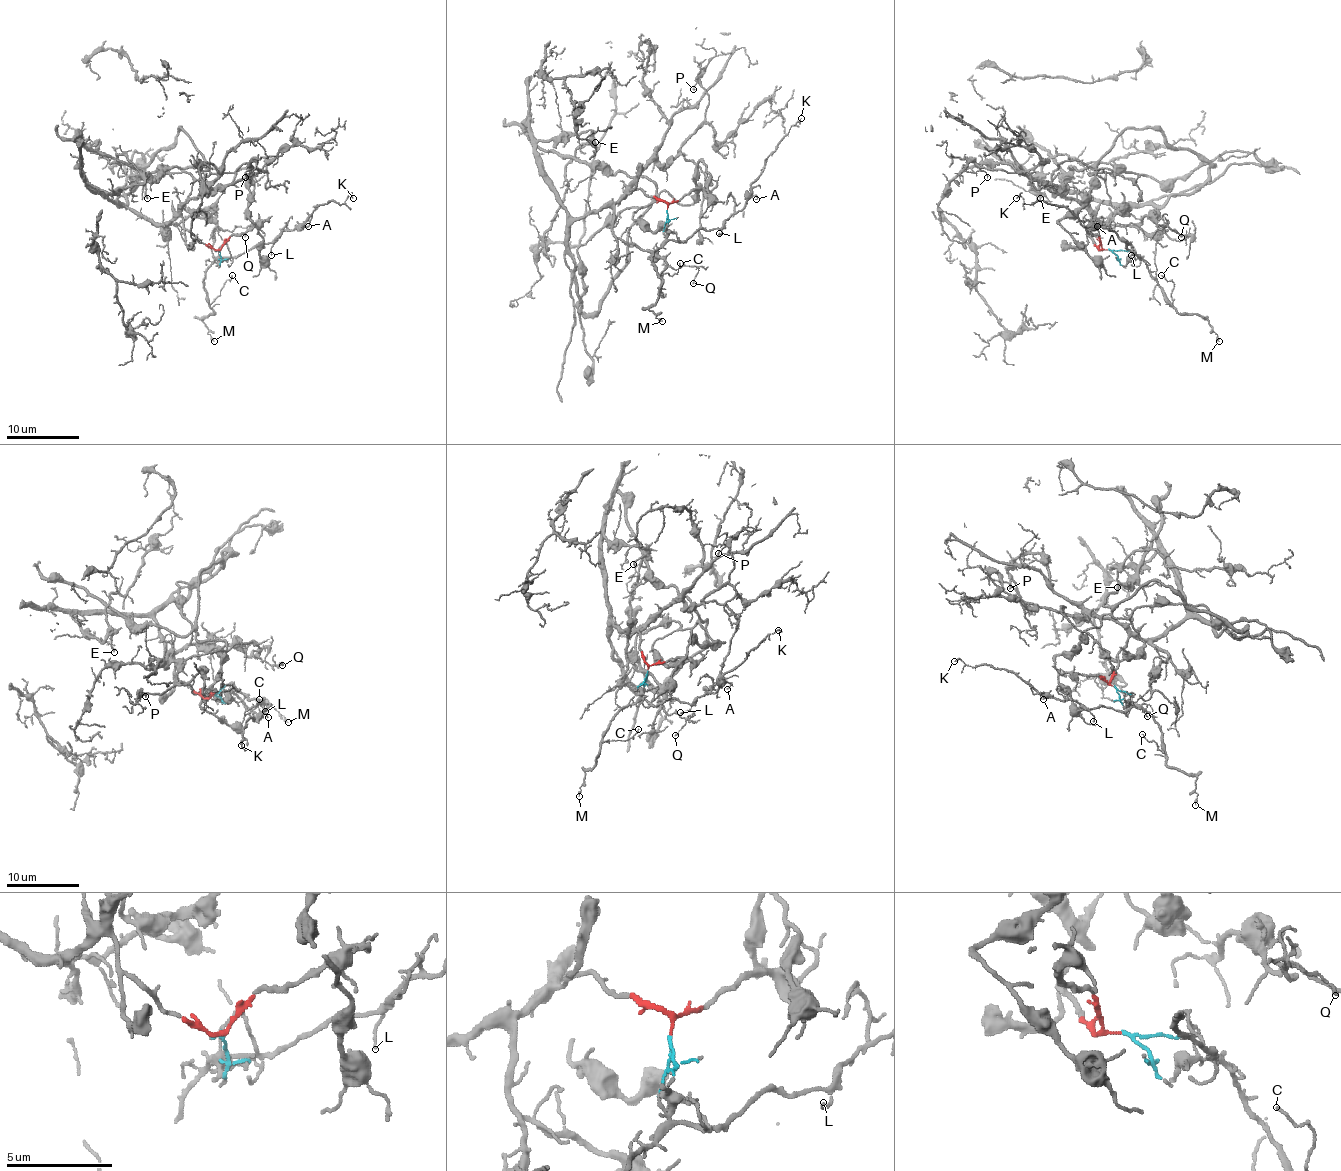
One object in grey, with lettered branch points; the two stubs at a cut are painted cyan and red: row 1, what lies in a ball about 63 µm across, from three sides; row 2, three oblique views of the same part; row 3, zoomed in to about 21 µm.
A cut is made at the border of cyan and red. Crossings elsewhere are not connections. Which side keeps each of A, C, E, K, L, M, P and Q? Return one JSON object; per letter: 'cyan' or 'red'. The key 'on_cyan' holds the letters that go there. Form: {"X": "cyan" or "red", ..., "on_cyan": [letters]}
{"A": "cyan", "C": "cyan", "E": "red", "K": "cyan", "L": "cyan", "M": "cyan", "P": "red", "Q": "red", "on_cyan": ["A", "C", "K", "L", "M"]}

